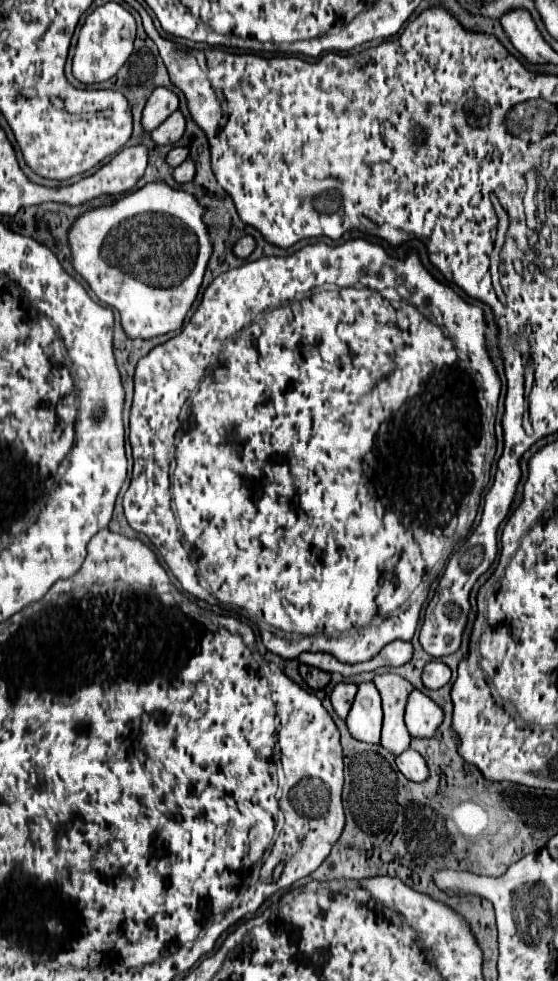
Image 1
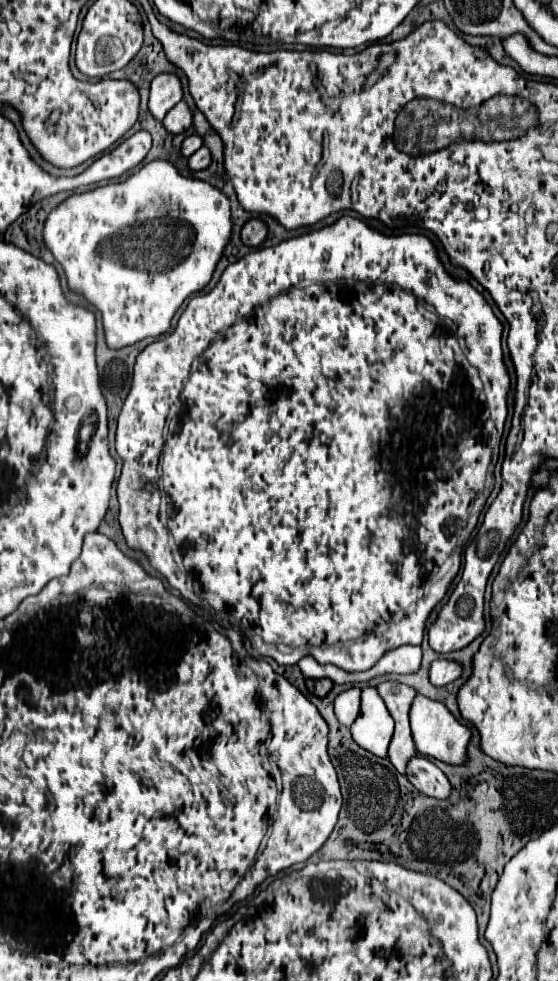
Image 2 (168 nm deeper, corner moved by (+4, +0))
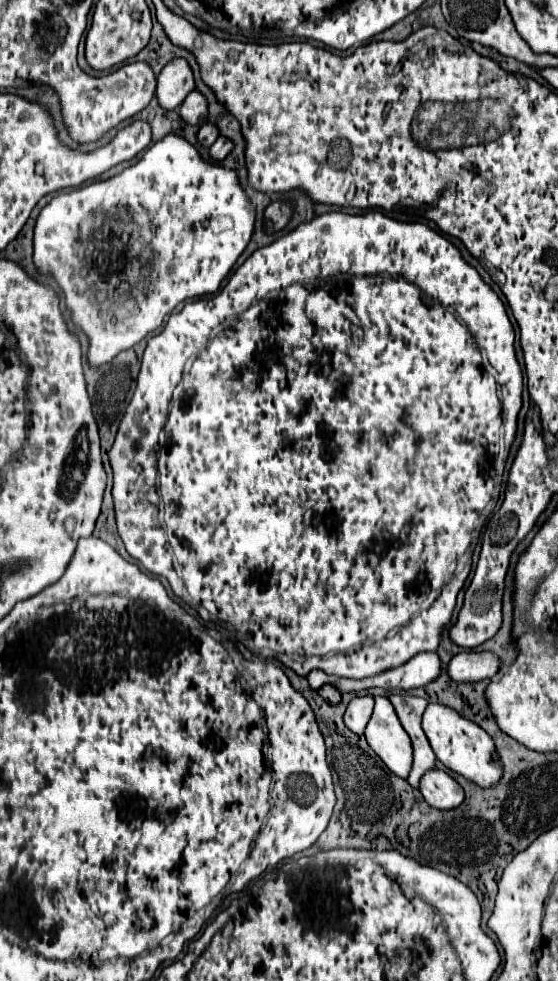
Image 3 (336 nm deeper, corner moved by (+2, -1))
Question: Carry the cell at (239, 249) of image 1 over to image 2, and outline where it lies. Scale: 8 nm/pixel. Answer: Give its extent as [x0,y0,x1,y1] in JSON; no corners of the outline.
[242,219,268,247]

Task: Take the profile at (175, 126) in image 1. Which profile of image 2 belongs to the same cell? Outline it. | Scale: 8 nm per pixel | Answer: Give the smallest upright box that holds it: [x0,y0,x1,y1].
[162,101,192,133]

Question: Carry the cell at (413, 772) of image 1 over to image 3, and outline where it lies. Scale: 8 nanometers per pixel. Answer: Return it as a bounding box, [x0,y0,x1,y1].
[420,768,464,810]

